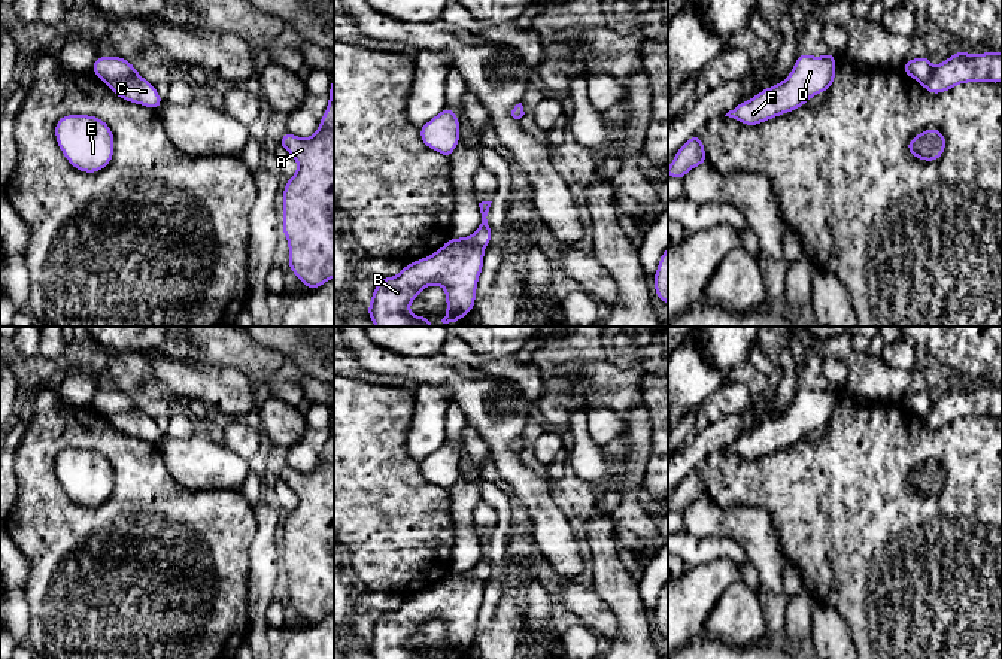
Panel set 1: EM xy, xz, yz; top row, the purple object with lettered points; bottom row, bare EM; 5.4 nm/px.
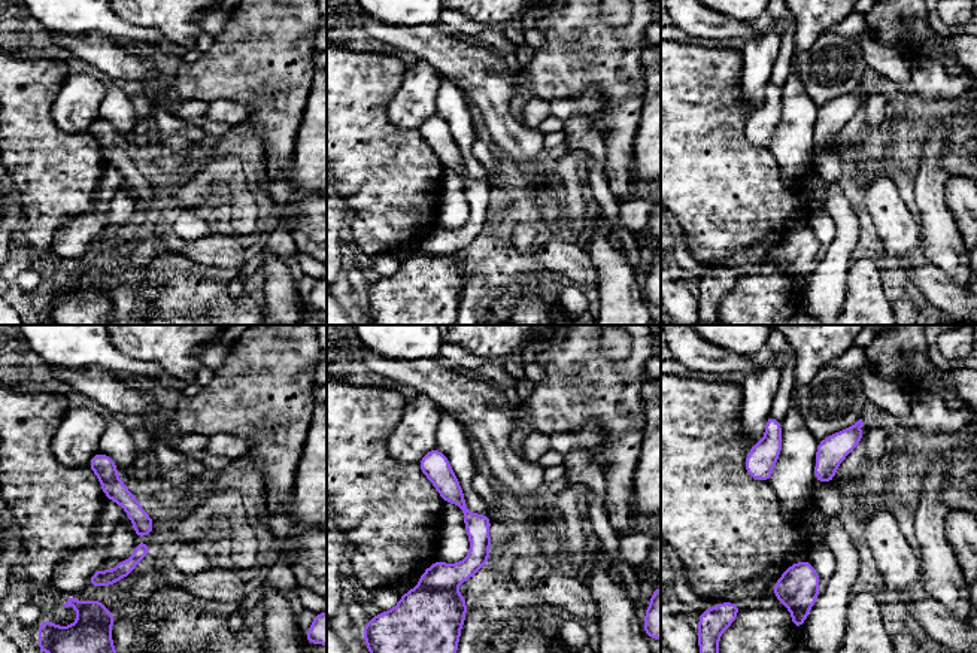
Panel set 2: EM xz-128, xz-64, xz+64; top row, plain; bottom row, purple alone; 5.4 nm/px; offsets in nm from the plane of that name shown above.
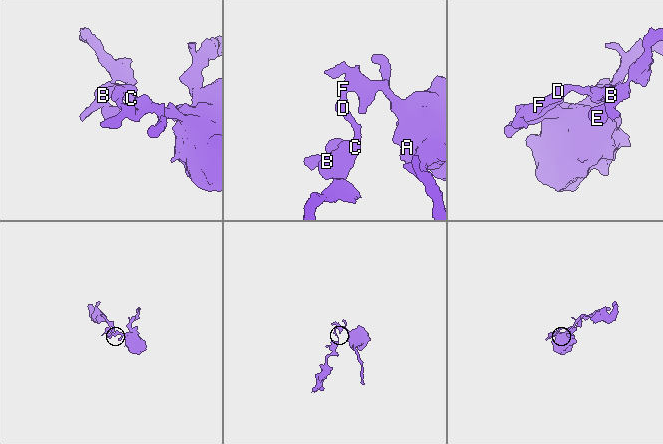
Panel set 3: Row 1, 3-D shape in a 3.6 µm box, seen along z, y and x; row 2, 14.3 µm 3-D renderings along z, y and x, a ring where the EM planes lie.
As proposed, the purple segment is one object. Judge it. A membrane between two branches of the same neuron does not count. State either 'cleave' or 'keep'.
cleave

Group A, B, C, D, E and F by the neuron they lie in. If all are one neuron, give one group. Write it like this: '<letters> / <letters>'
A D F / B C E

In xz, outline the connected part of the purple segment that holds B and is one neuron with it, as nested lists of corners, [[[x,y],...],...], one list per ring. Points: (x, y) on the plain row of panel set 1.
[[[456,574],[449,581],[404,599],[398,610],[380,613],[368,638],[368,652],[374,659],[431,659],[428,650],[412,649],[409,640],[426,620],[441,619],[447,635],[441,656],[456,656],[474,641],[483,590],[483,578]]]

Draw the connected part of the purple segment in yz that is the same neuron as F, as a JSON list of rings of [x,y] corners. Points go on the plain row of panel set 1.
[[[799,388],[790,409],[778,419],[765,422],[752,434],[740,437],[725,450],[744,459],[759,459],[778,449],[802,441],[813,429],[825,426],[835,416],[835,389]]]

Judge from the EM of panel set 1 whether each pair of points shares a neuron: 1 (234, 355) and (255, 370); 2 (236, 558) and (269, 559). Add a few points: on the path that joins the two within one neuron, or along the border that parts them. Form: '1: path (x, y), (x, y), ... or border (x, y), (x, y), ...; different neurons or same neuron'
1: path (239, 355), (251, 366); same neuron
2: border (257, 524), (257, 531), (249, 546), (248, 594); different neurons

